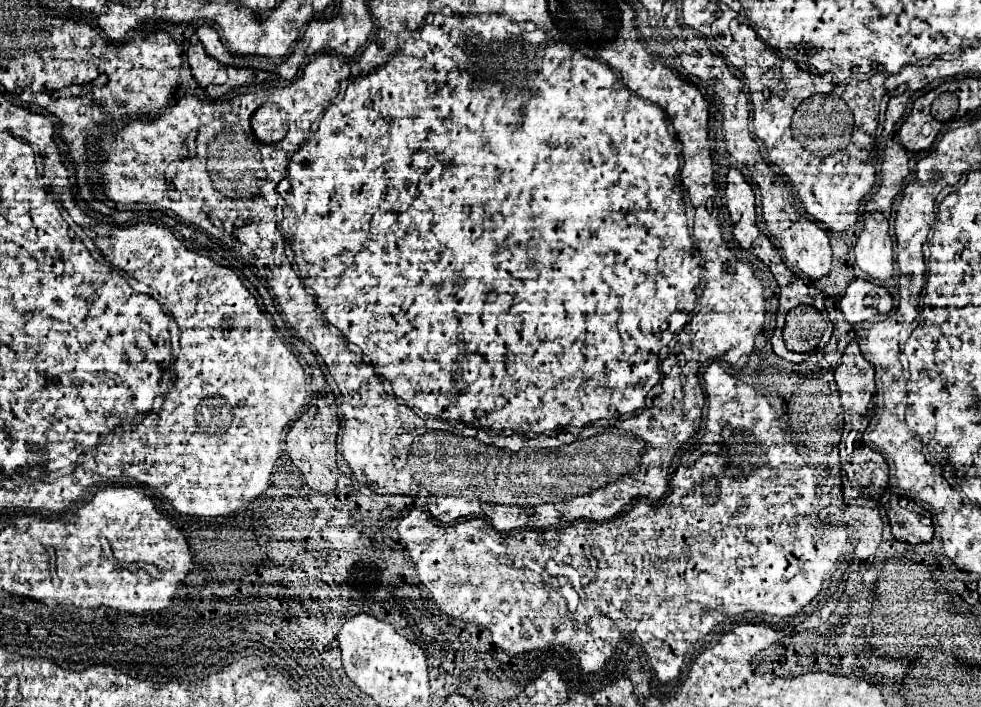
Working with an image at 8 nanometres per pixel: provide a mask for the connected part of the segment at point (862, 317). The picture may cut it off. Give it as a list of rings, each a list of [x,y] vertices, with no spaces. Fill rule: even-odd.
[[[854,279],[840,299],[840,309],[848,323],[862,323],[888,313],[892,309],[892,295],[882,285],[866,279]]]

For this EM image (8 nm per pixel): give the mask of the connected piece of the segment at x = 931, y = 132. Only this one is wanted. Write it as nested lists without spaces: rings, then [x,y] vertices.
[[[932,91],[914,103],[914,109],[910,111],[908,119],[904,121],[904,125],[900,129],[900,141],[906,149],[910,149],[910,151],[930,149],[936,135],[940,133],[942,123],[938,123],[936,119],[930,117],[930,105],[936,95],[938,95],[938,91]]]

